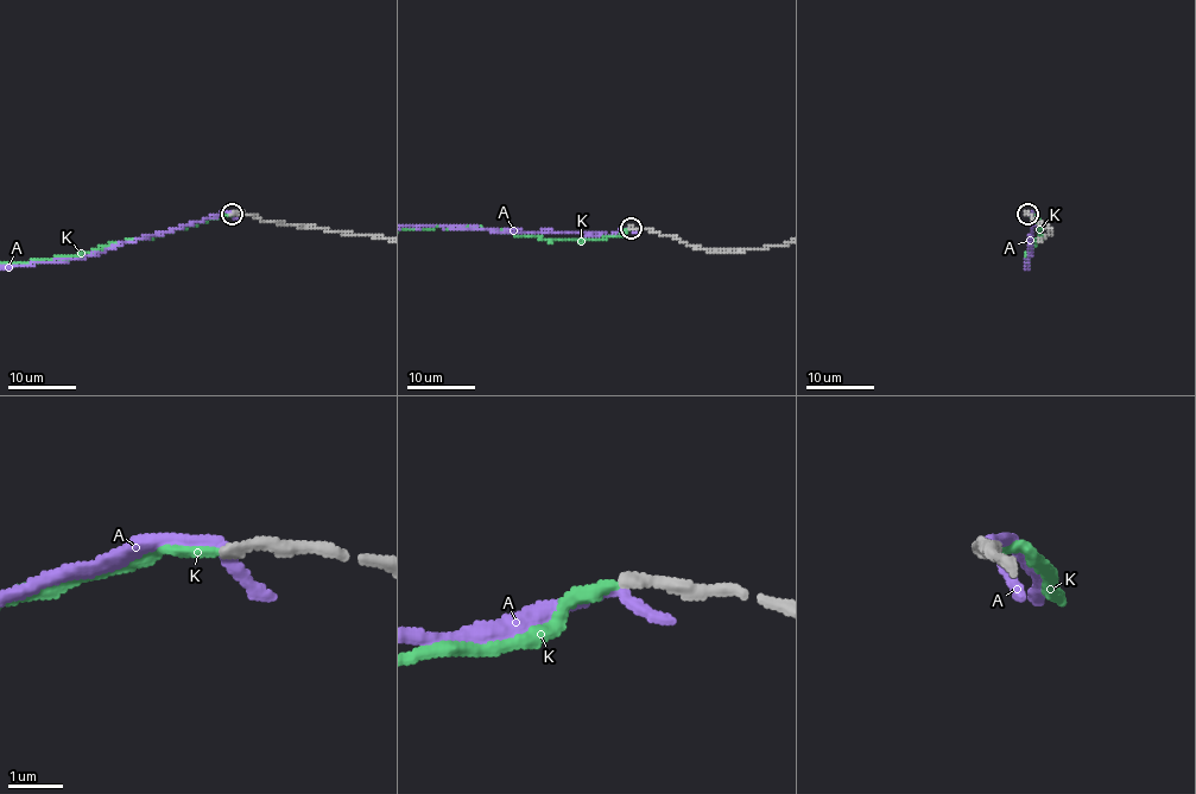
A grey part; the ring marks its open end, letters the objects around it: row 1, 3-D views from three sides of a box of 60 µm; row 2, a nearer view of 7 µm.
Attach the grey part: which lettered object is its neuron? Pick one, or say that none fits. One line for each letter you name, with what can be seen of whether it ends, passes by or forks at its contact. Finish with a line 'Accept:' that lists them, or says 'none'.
K: it ends there
Accept: K

